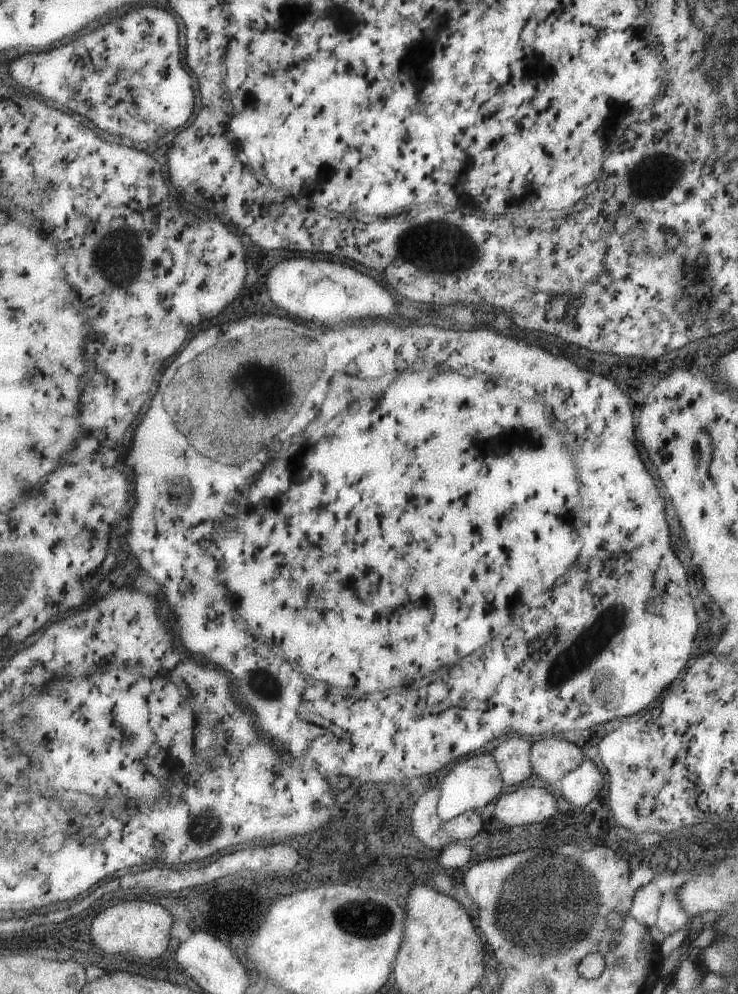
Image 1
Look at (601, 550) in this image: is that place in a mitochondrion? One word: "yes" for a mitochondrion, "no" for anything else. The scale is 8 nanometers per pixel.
no

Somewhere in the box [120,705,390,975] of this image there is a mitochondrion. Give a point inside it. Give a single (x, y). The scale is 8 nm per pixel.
(202, 837)

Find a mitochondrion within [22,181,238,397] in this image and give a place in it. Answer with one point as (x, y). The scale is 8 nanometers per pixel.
(123, 262)

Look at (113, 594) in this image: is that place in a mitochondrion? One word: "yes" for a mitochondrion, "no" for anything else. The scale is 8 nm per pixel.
no

